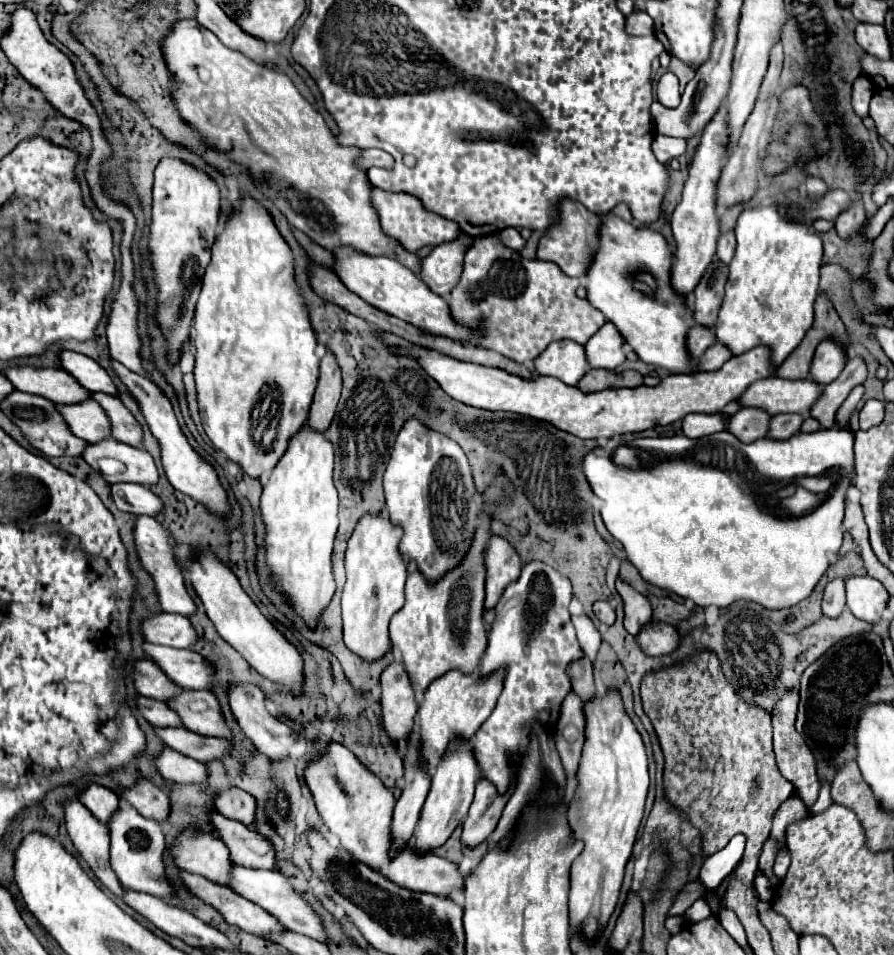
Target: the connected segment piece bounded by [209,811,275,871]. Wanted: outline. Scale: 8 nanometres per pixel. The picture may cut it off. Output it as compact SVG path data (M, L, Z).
M209 811L209 823L213 825L217 837L229 849L229 855L235 863L239 863L243 867L275 871L273 845L267 839L263 839L259 833L255 833L253 829L245 827L243 823L231 821L215 811Z

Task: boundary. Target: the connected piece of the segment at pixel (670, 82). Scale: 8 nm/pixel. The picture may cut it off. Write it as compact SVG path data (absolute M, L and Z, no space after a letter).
M667 71L659 79L659 83L657 83L657 99L659 99L661 105L665 105L669 109L679 105L679 101L681 101L681 97L679 97L679 81L677 81L677 77L673 73Z

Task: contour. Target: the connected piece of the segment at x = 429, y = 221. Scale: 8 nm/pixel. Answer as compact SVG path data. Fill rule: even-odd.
M377 189L375 193L375 211L379 215L379 223L381 223L381 231L385 231L387 237L399 241L405 251L419 251L421 247L427 245L441 245L447 241L453 241L459 235L459 225L455 221L443 219L435 213L429 213L423 209L423 205L419 203L419 199L415 199L413 195L401 195L401 193L387 193L383 189Z

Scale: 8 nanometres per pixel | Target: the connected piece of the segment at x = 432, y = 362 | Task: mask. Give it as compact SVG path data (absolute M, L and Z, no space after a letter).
M413 343L387 347L391 353L413 357L425 373L435 379L441 389L471 407L489 411L511 411L531 419L551 423L559 431L567 431L579 439L611 439L613 435L639 433L657 425L669 425L683 419L689 413L717 413L729 401L735 401L751 383L767 379L773 375L771 359L767 347L755 347L739 357L731 357L721 369L711 373L689 373L689 375L669 375L655 387L639 385L633 389L609 387L599 393L581 393L577 387L569 387L555 377L535 377L525 381L501 369L491 369L475 363L465 363L453 359L445 353L417 347Z

